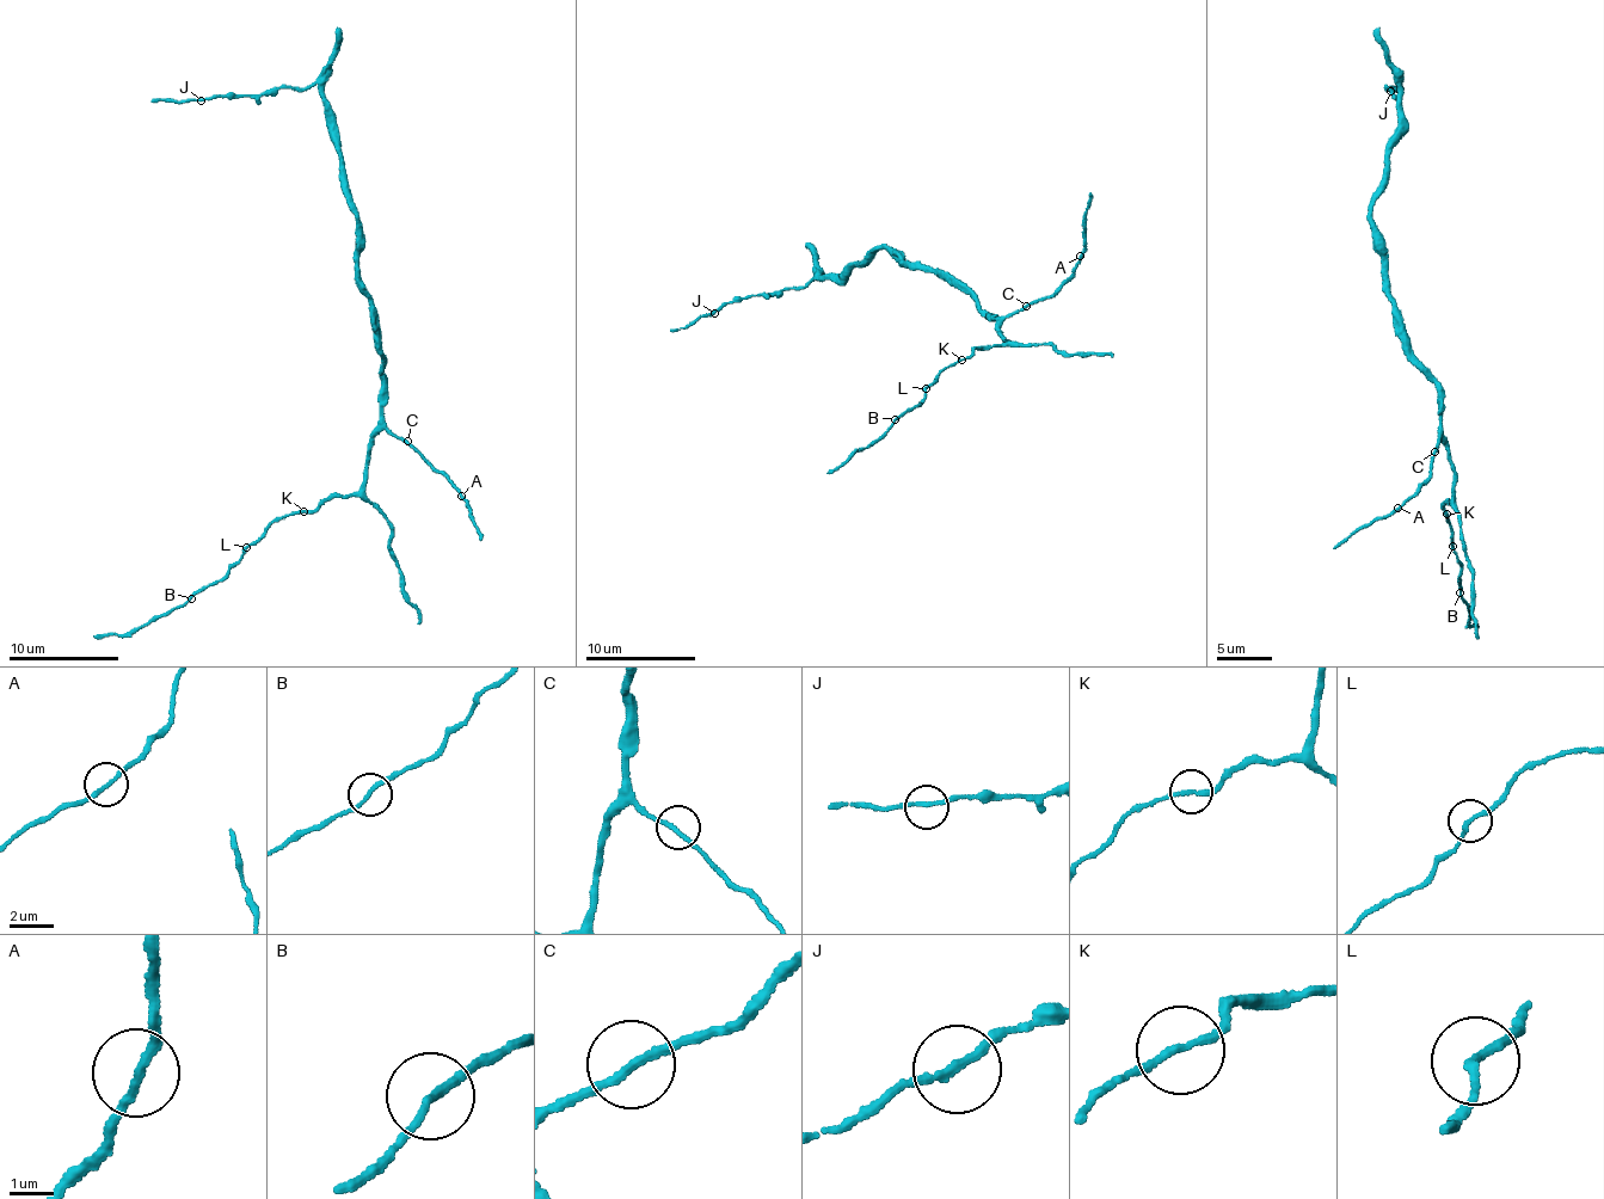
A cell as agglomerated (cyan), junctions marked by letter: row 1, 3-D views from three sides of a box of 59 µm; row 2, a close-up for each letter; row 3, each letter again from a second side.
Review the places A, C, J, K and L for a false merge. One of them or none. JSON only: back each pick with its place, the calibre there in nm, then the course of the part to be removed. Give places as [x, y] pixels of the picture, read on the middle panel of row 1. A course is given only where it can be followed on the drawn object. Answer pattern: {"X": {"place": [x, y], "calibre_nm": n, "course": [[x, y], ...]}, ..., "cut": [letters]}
{"cut": []}

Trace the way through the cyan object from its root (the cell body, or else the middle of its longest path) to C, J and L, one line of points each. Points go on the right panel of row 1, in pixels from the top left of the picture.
C: (1423, 361), (1423, 373), (1435, 383), (1439, 405), (1440, 436), (1435, 452)
J: (1423, 361), (1390, 296), (1372, 219), (1399, 124), (1402, 88), (1384, 87), (1390, 91)
L: (1423, 361), (1423, 373), (1437, 388), (1439, 438), (1454, 472), (1454, 499), (1445, 499), (1442, 508), (1452, 545)

